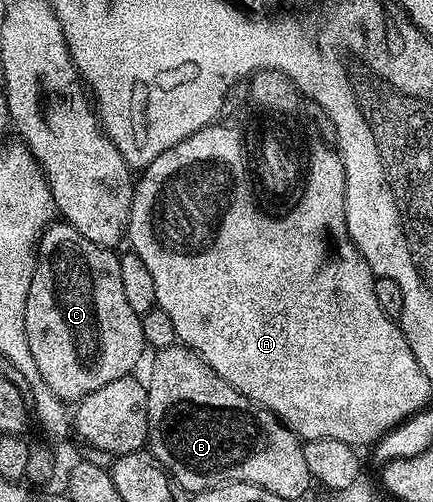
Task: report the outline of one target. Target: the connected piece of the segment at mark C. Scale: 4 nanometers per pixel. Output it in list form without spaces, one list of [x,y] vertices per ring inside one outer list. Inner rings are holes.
[[[65,222],[51,223],[38,239],[32,286],[28,290],[28,306],[24,310],[24,330],[28,334],[28,350],[32,350],[32,358],[36,362],[36,370],[40,370],[44,382],[48,382],[48,390],[56,394],[59,400],[77,402],[83,400],[92,390],[100,390],[100,386],[108,386],[108,382],[116,382],[116,378],[124,378],[135,371],[142,351],[147,351],[148,345],[142,329],[142,318],[139,312],[128,306],[128,298],[124,294],[124,282],[120,282],[120,262],[118,256],[111,249],[101,248],[96,242],[88,242],[84,234],[76,231],[71,224]]]

